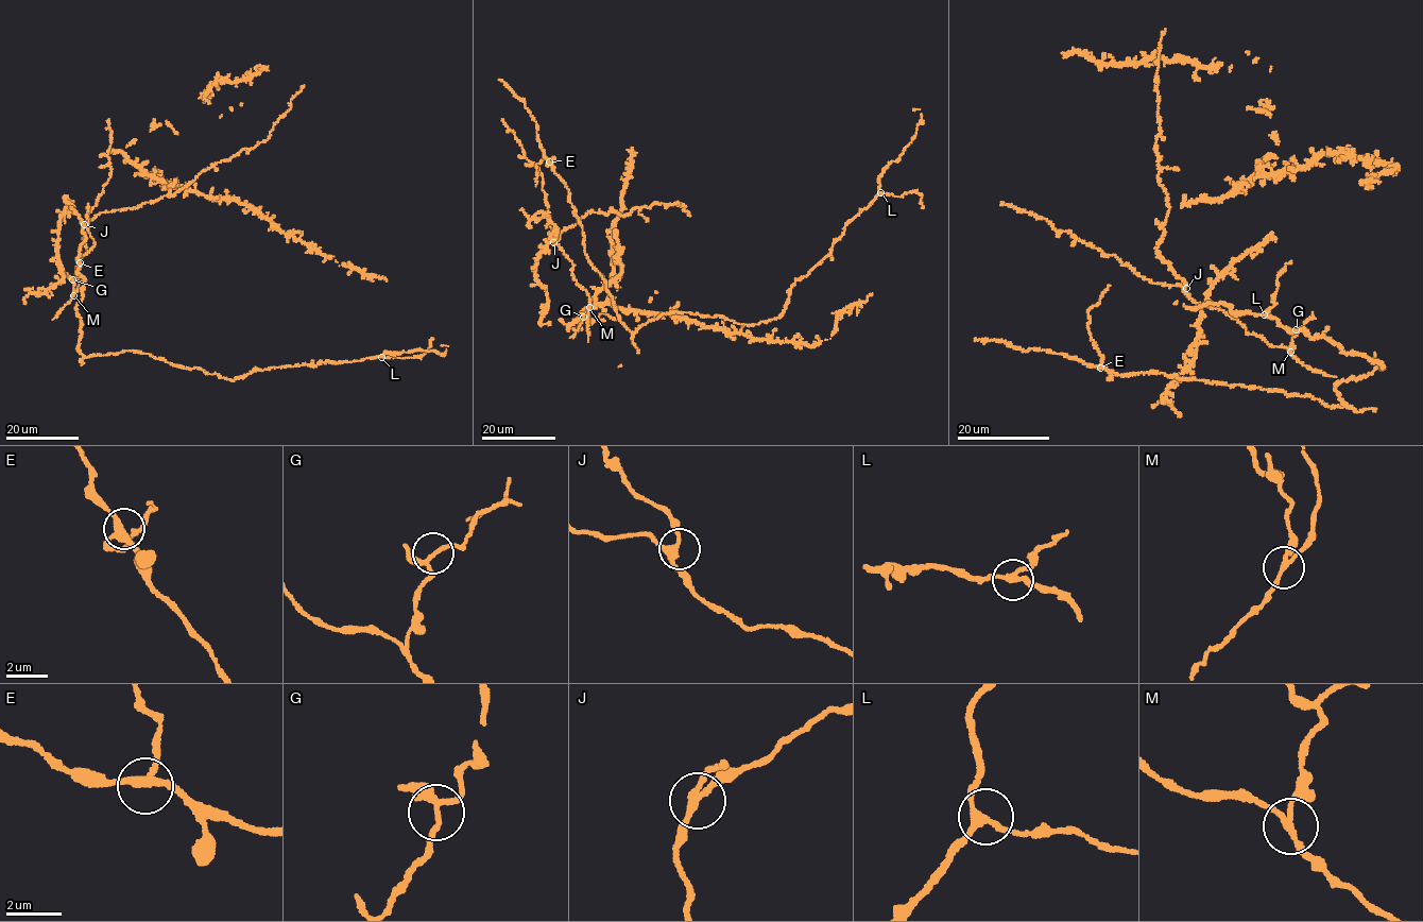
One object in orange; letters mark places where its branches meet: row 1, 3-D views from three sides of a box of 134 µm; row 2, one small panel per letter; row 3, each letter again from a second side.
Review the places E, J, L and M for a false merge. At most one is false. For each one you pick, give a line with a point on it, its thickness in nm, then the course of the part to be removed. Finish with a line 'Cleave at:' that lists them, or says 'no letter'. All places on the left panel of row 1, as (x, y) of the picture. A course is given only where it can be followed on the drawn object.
M: (73, 295) | 170 nm | (73, 295), (72, 280), (59, 267)
Cleave at: M

